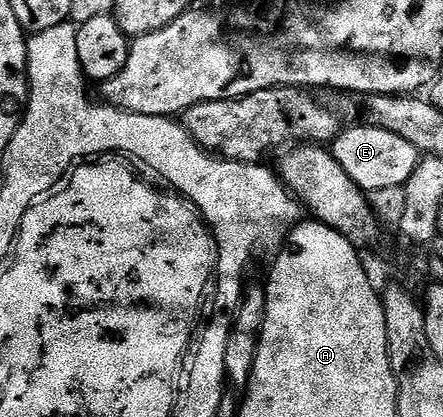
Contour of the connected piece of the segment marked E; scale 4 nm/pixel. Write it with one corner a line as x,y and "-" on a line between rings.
363,122
357,128
345,127
335,140
331,141
332,157
350,174
350,178
366,194
386,190
387,188
403,188
404,183
414,174
419,166
422,154
406,138
398,138
398,134
390,134
390,130
378,130

